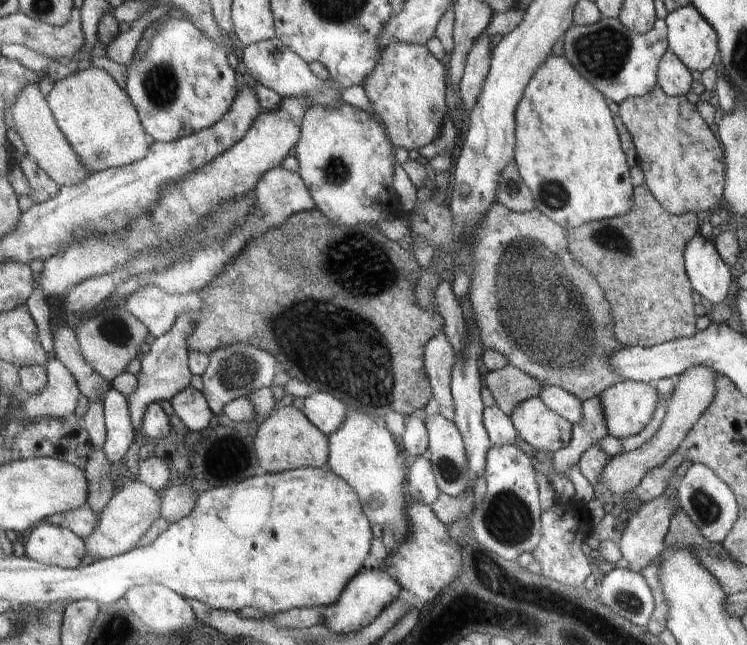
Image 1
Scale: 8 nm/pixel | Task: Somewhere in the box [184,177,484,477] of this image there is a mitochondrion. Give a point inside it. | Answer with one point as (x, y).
(241, 368)

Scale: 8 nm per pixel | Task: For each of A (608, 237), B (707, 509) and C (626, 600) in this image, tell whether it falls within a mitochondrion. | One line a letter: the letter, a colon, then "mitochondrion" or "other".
A: mitochondrion
B: mitochondrion
C: mitochondrion

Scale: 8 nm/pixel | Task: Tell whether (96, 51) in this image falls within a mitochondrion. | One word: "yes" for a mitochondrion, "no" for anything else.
no

